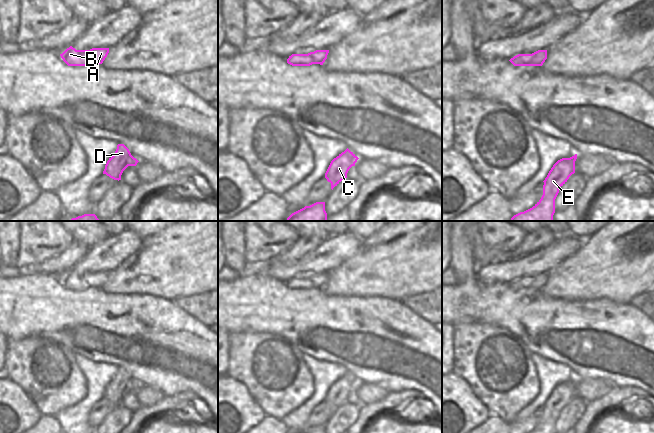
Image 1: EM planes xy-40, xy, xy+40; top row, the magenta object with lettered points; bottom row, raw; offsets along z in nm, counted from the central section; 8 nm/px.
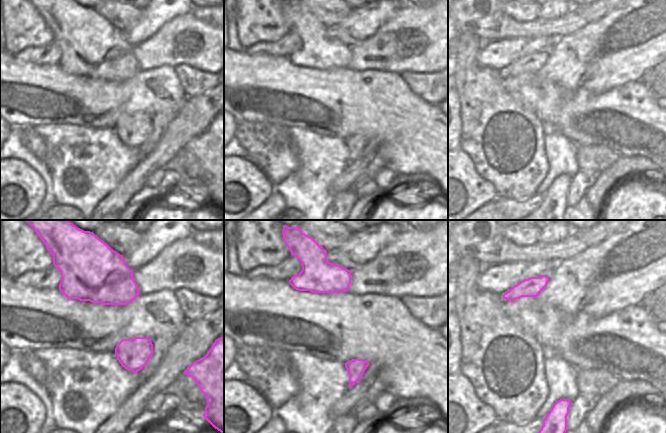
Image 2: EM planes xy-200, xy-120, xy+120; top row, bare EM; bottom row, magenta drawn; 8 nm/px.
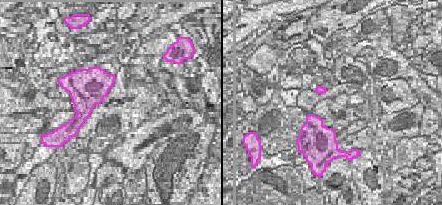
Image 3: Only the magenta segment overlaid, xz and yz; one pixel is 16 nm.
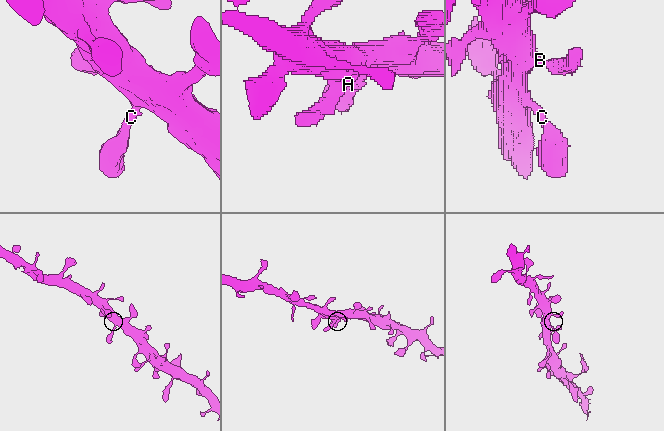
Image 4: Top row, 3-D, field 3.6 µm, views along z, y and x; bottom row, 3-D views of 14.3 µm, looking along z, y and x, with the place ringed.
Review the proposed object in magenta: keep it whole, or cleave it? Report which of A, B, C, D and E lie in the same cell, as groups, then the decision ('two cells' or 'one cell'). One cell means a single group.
A B C D E; one cell

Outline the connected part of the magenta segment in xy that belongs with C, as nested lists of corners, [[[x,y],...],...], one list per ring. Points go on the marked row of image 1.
[[[348,148],[334,158],[326,173],[325,178],[331,183],[331,189],[347,178],[347,173],[352,166],[355,166],[359,158]]]

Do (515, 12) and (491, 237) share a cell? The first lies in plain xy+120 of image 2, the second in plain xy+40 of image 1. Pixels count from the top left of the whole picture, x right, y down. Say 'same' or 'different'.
same

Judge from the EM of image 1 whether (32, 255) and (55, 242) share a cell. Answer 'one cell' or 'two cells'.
one cell

